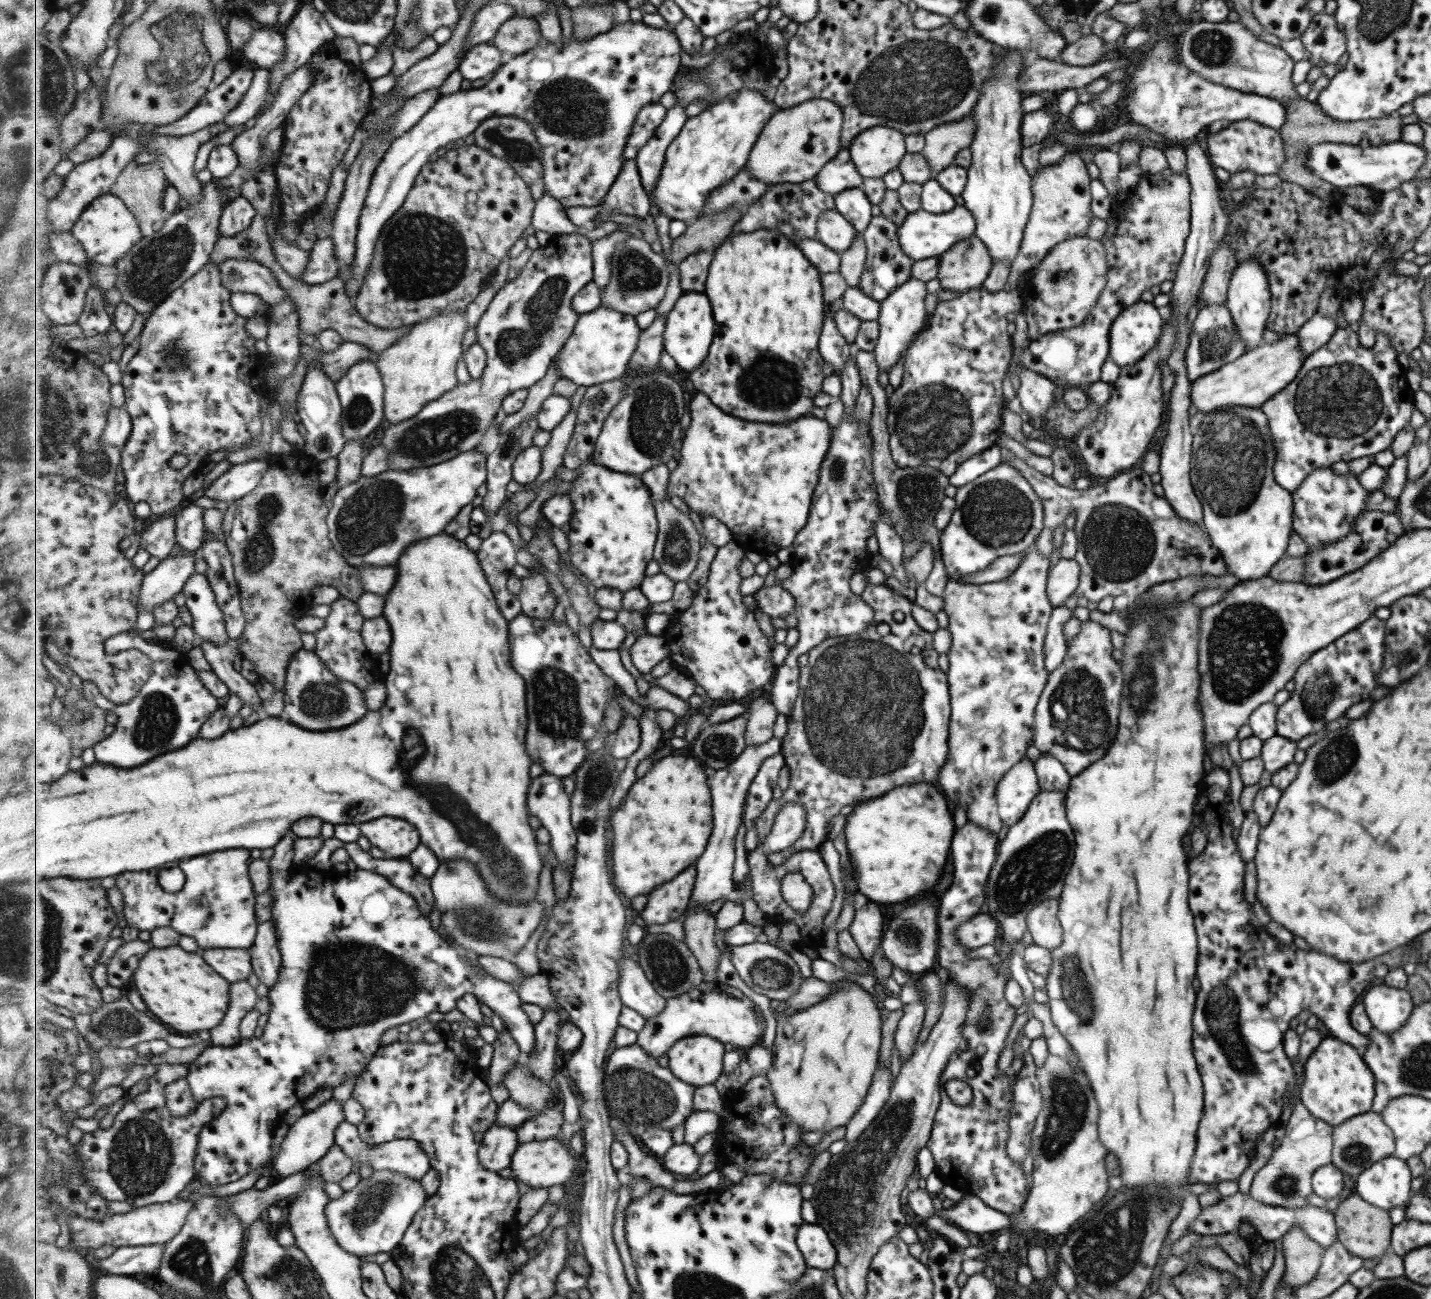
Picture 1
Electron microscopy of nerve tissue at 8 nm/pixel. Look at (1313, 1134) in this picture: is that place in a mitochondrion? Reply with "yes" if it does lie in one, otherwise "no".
no

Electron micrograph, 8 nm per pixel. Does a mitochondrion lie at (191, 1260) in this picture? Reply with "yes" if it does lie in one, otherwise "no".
yes

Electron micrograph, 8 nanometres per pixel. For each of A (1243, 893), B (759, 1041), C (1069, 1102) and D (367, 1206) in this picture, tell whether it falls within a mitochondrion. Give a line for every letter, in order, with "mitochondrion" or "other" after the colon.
A: other
B: other
C: mitochondrion
D: mitochondrion

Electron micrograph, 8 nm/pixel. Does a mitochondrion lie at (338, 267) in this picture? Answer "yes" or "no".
no

